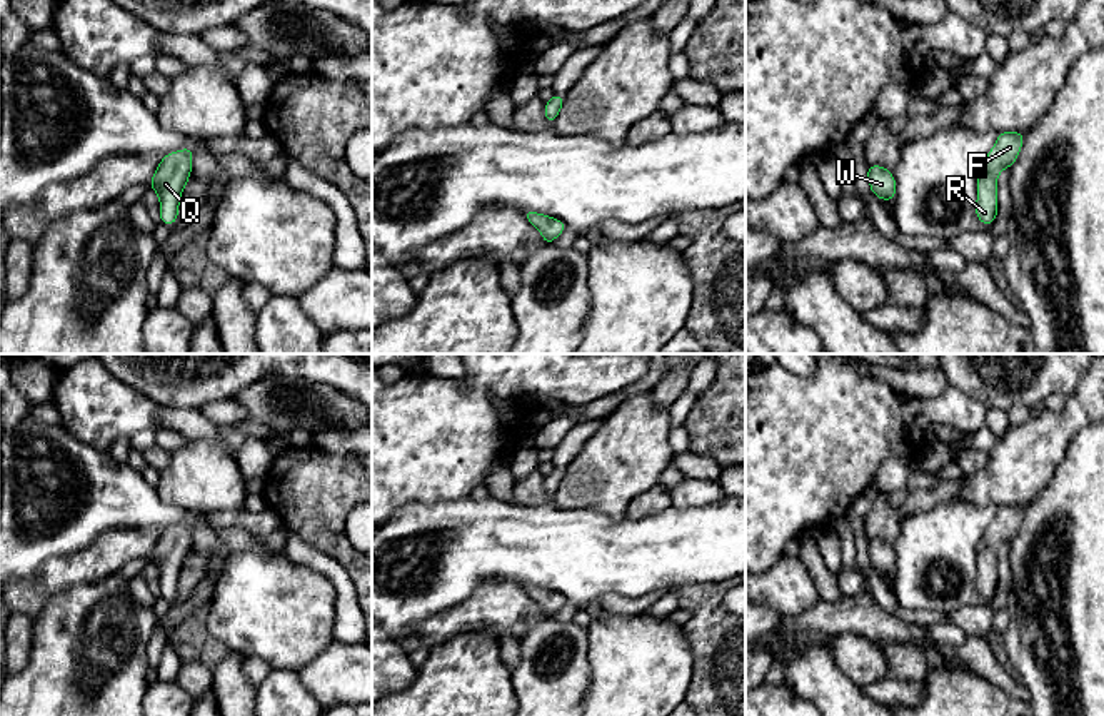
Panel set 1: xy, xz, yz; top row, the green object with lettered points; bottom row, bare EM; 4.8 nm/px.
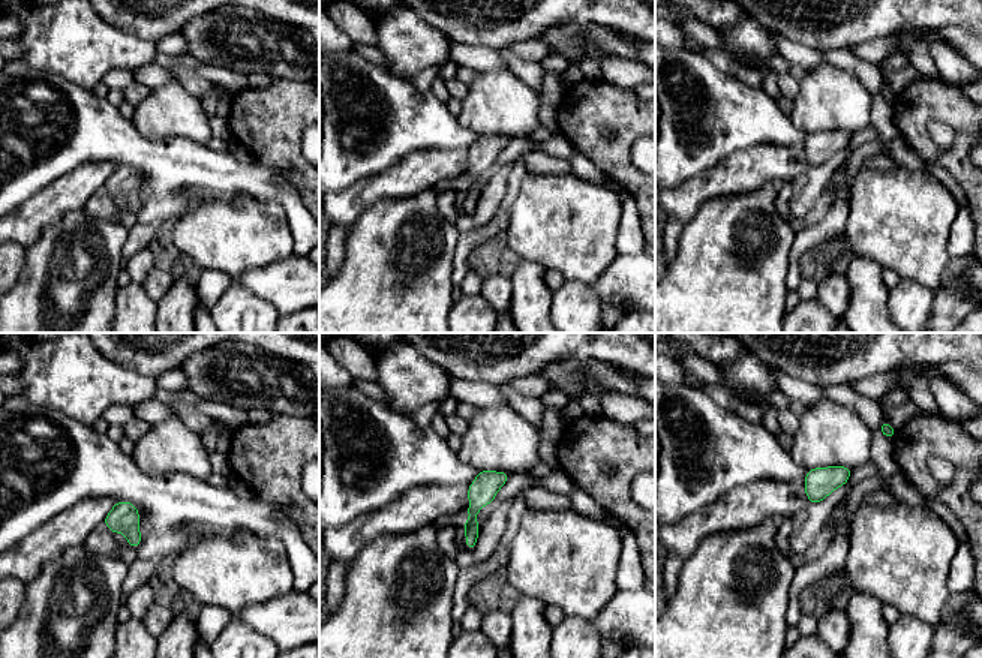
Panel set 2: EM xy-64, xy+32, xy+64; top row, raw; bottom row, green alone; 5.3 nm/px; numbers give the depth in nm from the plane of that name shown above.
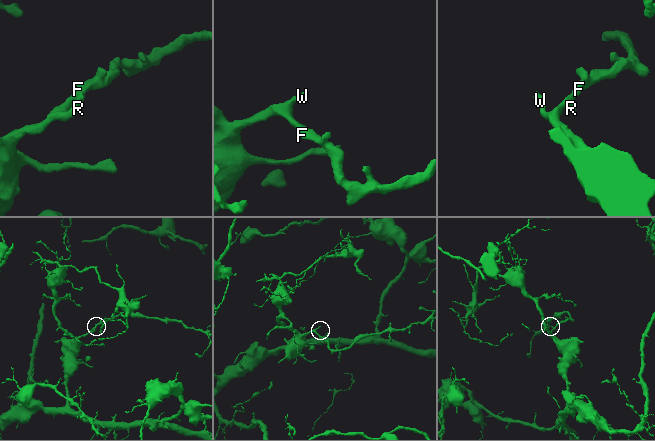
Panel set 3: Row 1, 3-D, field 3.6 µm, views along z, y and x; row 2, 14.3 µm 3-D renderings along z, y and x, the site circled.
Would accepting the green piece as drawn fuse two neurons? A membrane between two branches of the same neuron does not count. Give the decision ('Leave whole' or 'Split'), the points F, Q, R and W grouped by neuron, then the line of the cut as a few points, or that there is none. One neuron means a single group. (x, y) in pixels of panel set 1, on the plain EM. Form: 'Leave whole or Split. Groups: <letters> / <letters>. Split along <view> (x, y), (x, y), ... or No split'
Leave whole. Groups: F Q R W. No split

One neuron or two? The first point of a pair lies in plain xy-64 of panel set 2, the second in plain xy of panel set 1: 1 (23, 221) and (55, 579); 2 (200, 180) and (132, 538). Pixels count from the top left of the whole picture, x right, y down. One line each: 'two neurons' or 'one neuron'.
1: one neuron
2: two neurons

